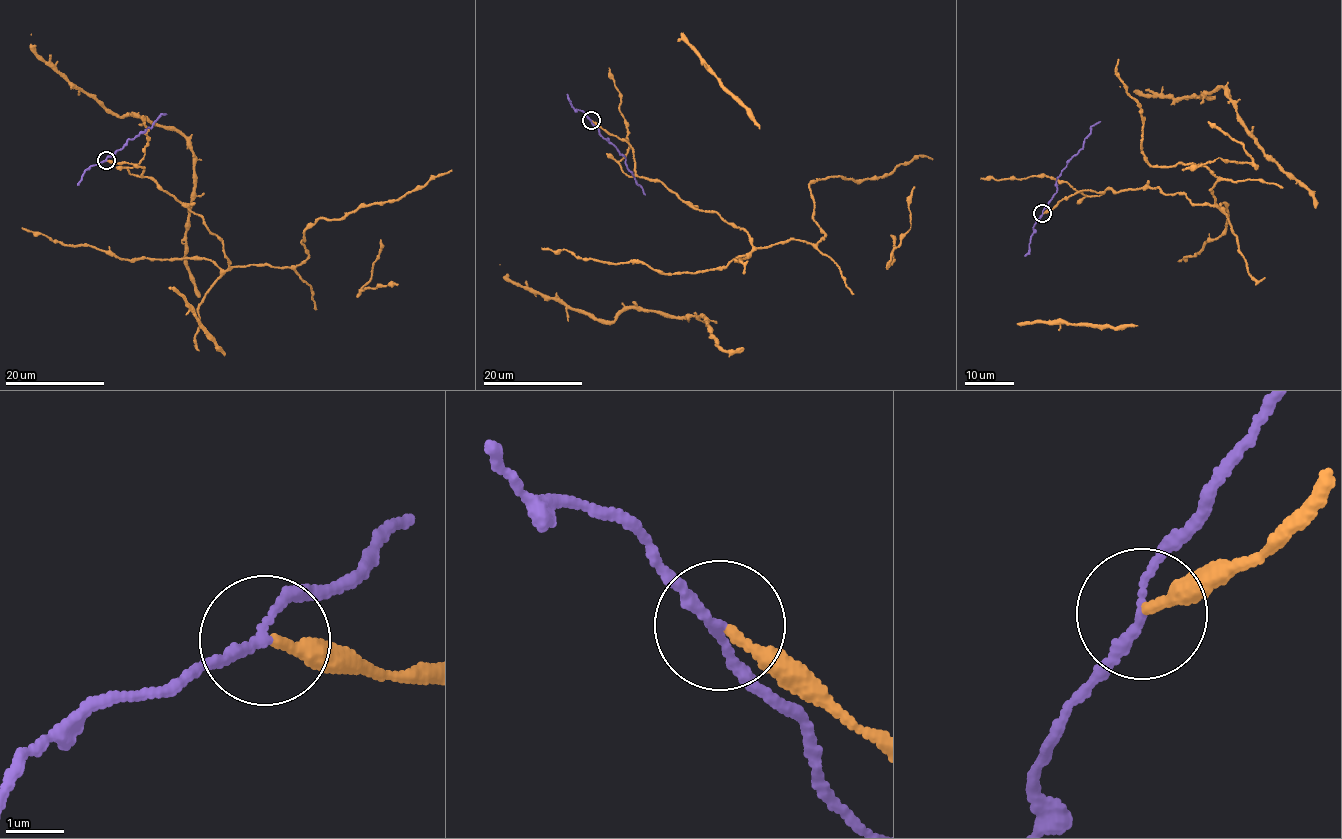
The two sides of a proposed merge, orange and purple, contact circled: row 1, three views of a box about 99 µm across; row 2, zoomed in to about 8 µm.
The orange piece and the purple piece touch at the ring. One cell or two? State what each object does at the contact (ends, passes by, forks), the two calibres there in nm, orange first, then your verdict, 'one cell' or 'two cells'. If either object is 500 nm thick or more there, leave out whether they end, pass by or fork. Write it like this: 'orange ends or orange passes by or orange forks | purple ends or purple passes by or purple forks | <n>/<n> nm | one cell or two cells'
orange ends | purple passes by | 200/140 nm | two cells

